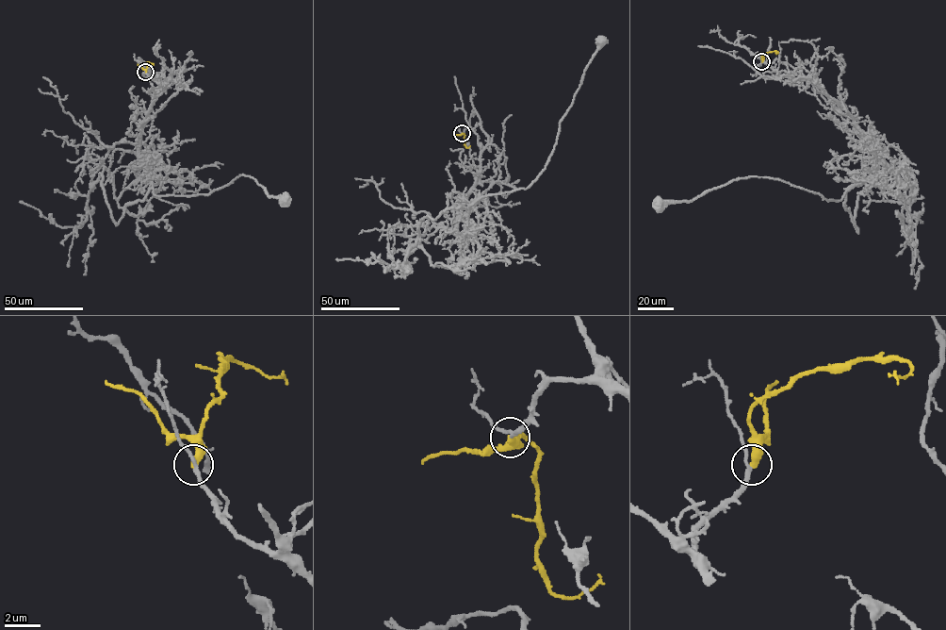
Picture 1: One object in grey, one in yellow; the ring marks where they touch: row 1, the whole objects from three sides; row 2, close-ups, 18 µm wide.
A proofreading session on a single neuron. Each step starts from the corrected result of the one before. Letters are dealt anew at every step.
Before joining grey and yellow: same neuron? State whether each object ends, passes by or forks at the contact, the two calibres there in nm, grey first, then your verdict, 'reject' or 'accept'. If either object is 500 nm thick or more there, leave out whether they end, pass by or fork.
grey passes by; yellow ends there; 200 nm thick on the grey side, 440 nm on the other; accept

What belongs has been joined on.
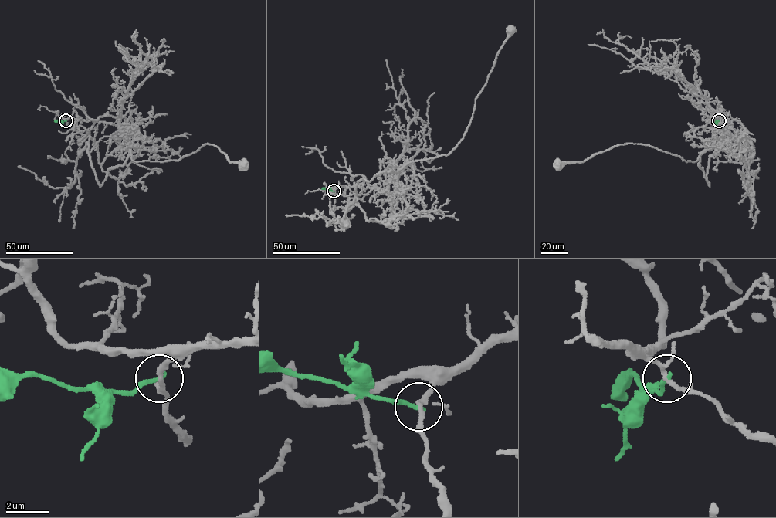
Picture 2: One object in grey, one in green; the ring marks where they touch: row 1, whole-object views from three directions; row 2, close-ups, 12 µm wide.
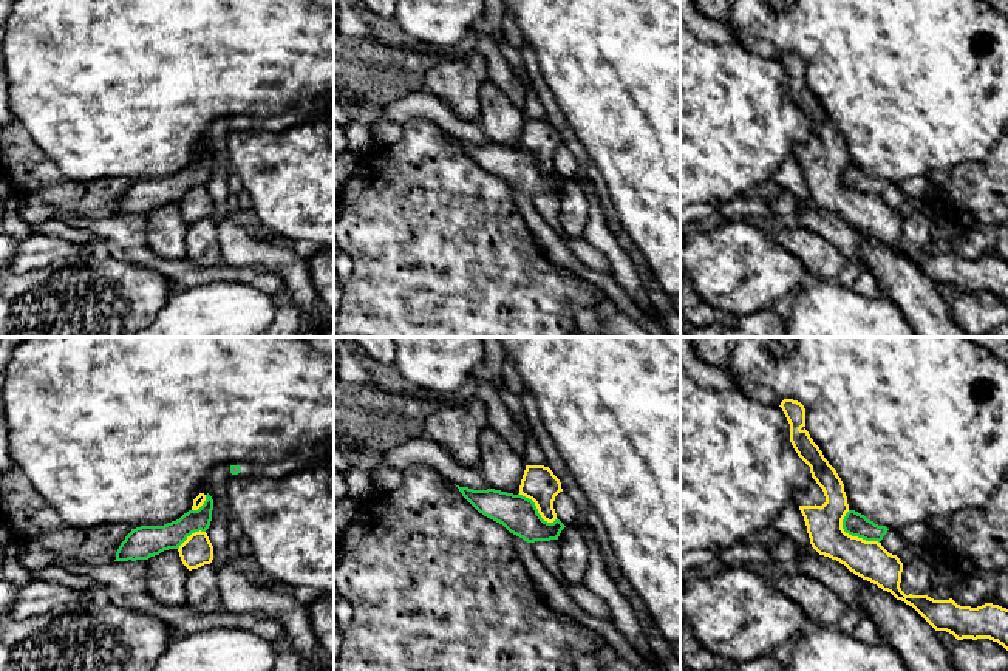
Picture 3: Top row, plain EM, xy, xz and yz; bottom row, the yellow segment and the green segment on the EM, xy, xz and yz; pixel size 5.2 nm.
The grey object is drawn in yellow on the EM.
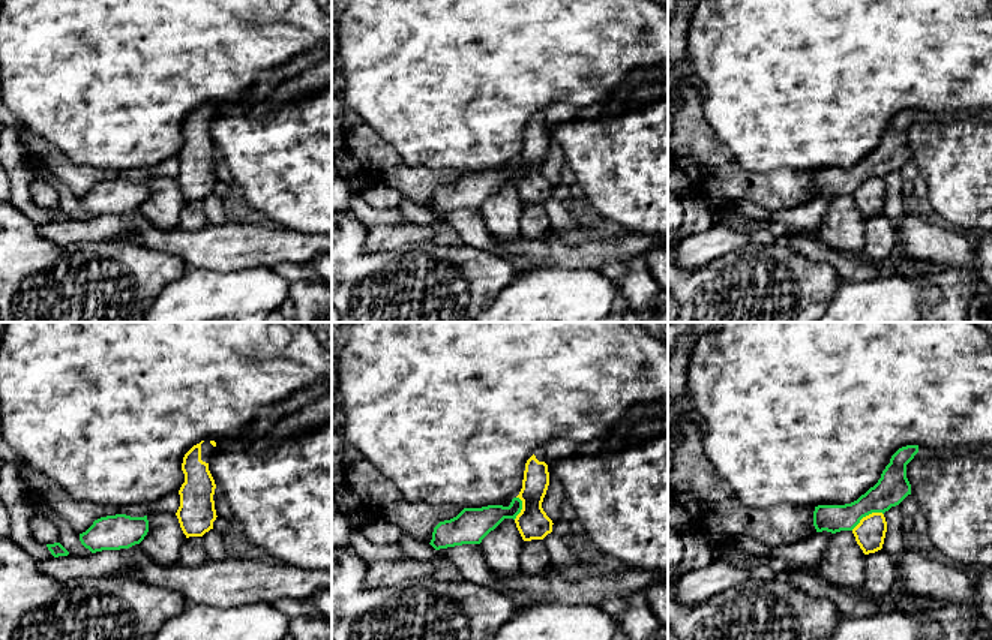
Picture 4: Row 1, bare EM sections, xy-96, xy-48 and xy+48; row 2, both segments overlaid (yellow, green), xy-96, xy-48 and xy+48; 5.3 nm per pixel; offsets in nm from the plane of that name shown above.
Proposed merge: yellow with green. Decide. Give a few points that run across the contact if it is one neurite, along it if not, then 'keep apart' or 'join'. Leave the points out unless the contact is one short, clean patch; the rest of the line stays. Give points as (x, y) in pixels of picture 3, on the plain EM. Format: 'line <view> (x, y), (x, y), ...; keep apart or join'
line yz (844, 167), (843, 183), (846, 186), (878, 197); keep apart

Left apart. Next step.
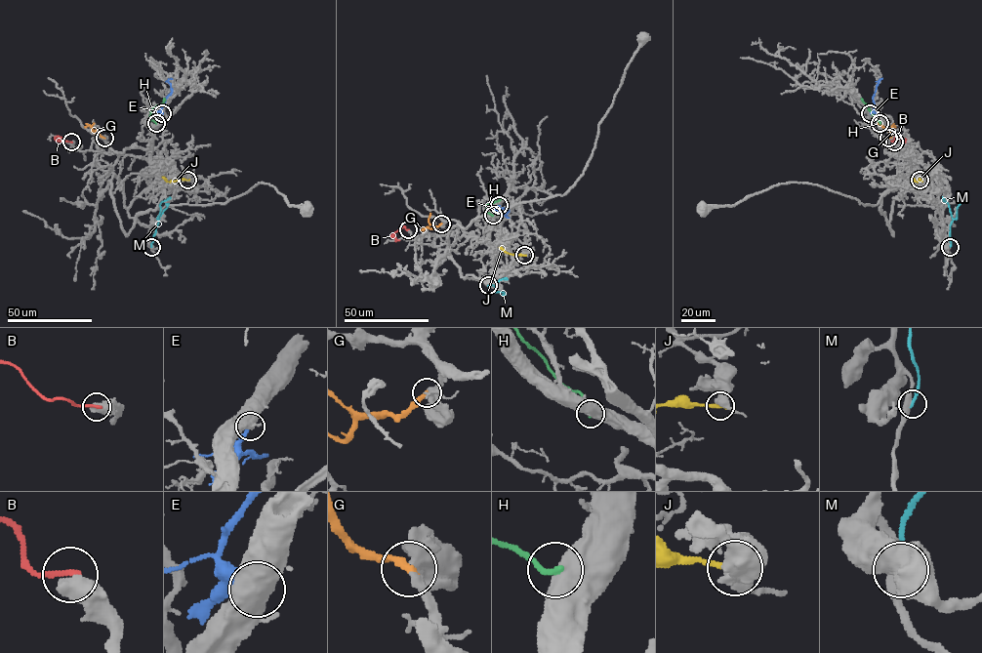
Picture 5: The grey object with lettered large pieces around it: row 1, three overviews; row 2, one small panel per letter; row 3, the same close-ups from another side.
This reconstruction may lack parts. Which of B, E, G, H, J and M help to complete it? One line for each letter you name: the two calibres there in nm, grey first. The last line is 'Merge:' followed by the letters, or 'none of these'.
G: calibres 550 and 320 nm
Merge: G

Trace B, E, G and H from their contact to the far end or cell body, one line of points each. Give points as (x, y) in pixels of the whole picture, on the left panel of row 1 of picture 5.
B: (71, 142), (59, 136), (55, 139), (60, 142), (59, 139)
E: (162, 112), (160, 109), (172, 92), (168, 80), (172, 78)
G: (104, 138), (92, 129), (93, 123)
H: (155, 123), (149, 116), (164, 98)

